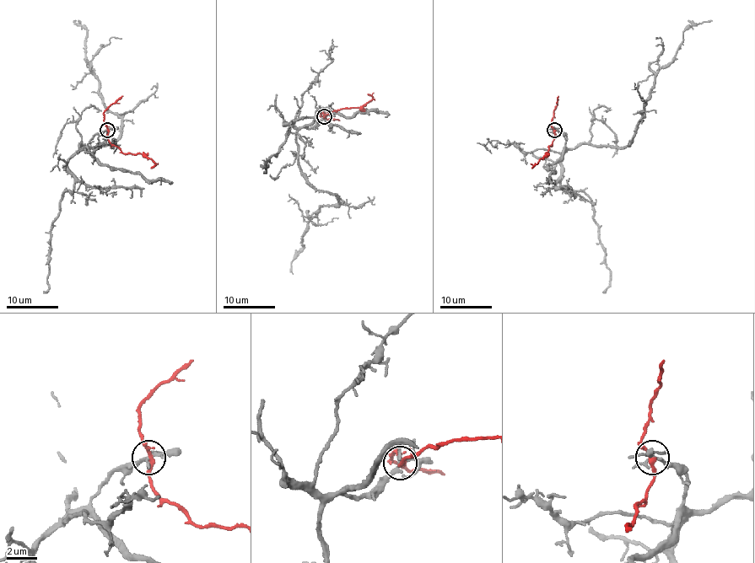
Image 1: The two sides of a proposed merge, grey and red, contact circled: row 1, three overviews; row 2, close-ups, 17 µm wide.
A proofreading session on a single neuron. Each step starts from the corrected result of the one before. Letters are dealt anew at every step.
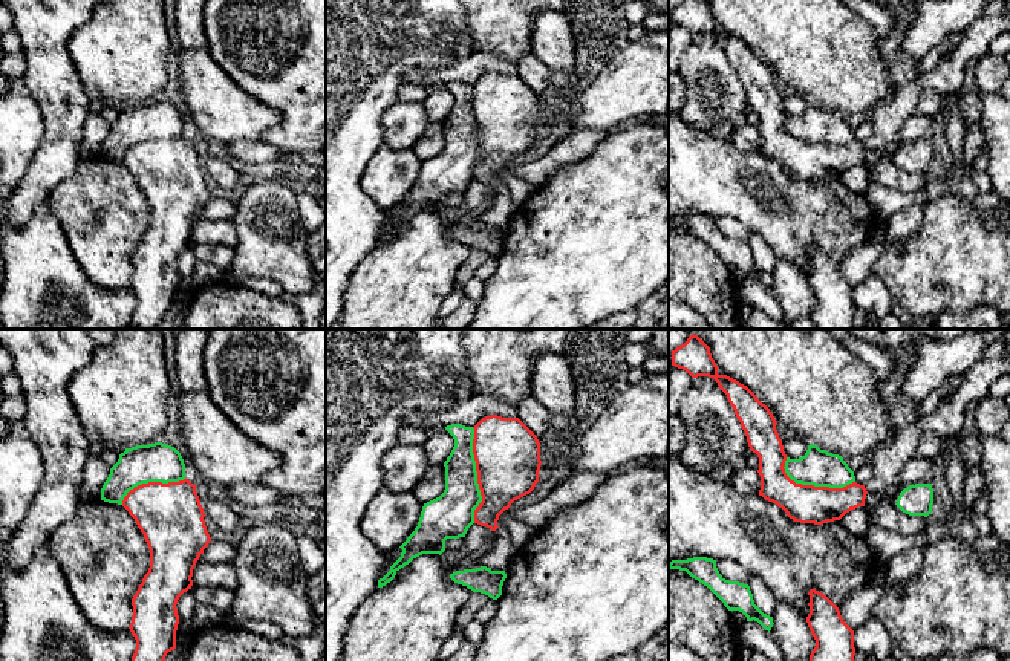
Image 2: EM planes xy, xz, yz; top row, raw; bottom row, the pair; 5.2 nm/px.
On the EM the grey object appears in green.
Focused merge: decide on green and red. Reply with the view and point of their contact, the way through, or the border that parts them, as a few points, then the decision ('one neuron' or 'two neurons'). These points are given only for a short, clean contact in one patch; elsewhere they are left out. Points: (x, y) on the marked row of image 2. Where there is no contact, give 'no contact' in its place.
meets green in xz at (476, 475); two neurons

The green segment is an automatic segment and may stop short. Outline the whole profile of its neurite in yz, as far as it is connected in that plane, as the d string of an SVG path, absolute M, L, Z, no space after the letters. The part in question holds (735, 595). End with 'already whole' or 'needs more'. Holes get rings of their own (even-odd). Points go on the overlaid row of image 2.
M693 557L687 560L669 562L670 569L686 571L692 578L707 586L728 611L739 611L747 621L758 621L765 630L771 630L773 617L764 614L753 600L748 584L725 580L718 568L716 560L707 557Z; already whole

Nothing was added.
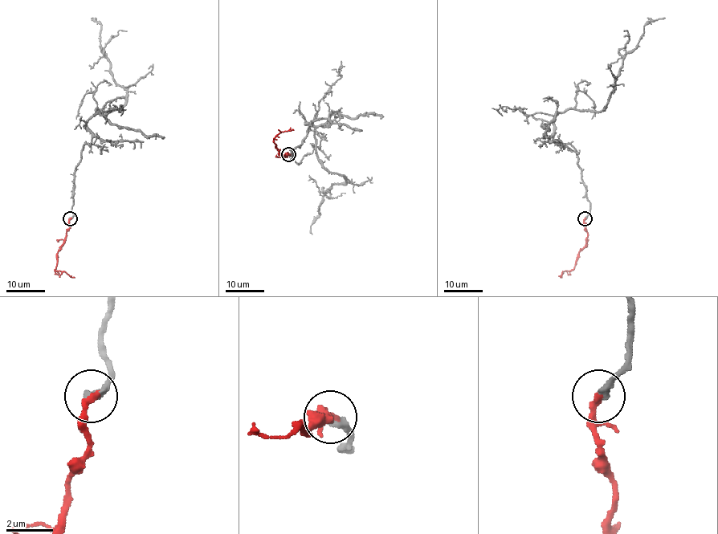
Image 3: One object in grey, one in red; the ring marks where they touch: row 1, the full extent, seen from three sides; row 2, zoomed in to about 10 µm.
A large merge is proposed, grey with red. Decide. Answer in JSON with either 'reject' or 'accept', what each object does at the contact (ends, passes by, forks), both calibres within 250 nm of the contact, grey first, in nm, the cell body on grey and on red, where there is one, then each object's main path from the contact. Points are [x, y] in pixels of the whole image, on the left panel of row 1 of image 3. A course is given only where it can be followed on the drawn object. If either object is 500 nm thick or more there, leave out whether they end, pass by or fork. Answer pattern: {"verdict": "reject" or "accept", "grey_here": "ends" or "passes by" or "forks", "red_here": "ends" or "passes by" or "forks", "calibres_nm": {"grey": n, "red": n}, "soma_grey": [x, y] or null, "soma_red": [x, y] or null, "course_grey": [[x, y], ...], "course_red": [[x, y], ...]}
{"verdict": "accept", "grey_here": "ends", "red_here": "ends", "calibres_nm": {"grey": 400, "red": 300}, "soma_grey": null, "soma_red": null, "course_grey": [[70, 218], [75, 167], [91, 140], [87, 122], [97, 108], [119, 108], [127, 91], [114, 80], [93, 18]], "course_red": [[70, 218], [69, 230], [58, 253], [55, 269], [75, 278]]}

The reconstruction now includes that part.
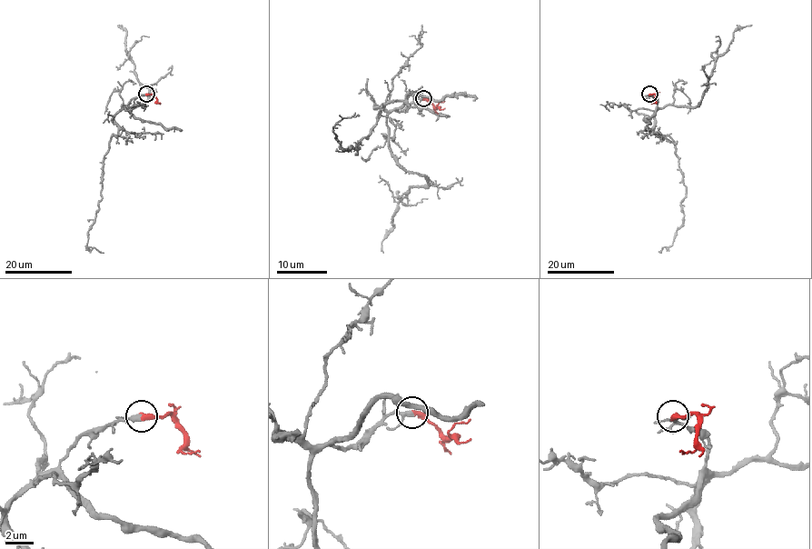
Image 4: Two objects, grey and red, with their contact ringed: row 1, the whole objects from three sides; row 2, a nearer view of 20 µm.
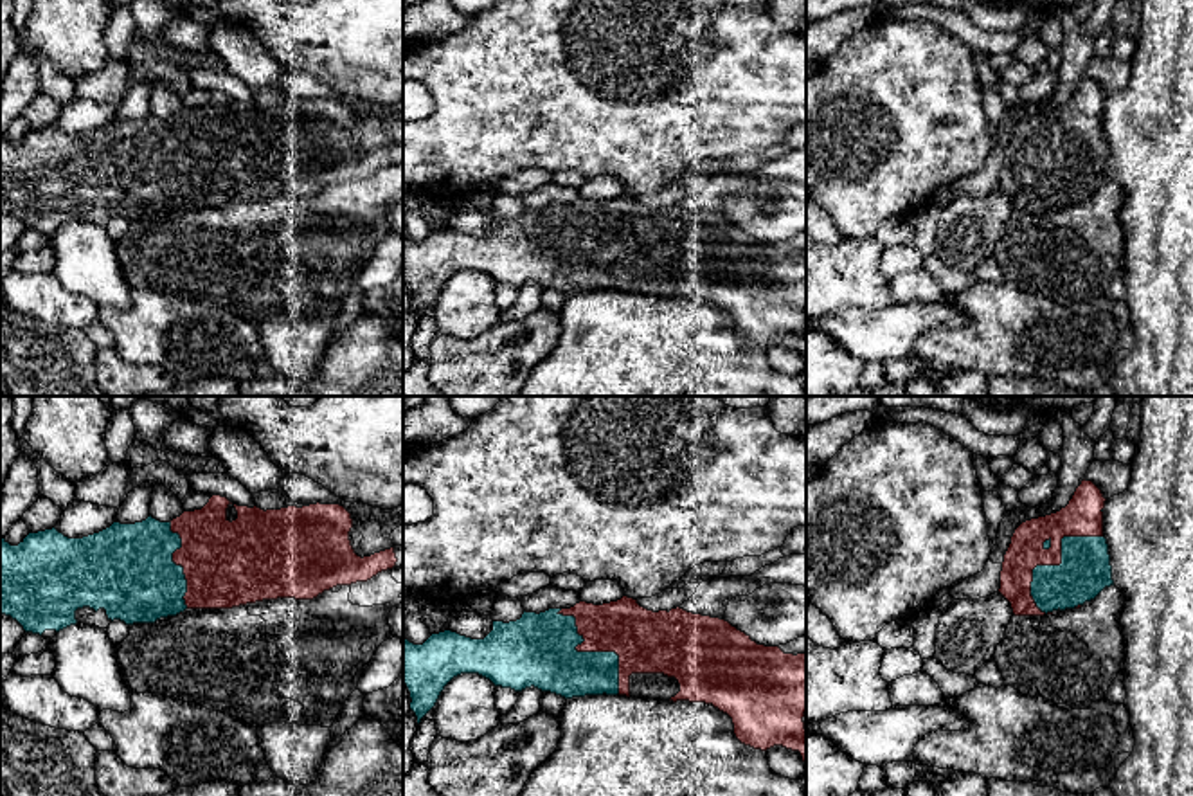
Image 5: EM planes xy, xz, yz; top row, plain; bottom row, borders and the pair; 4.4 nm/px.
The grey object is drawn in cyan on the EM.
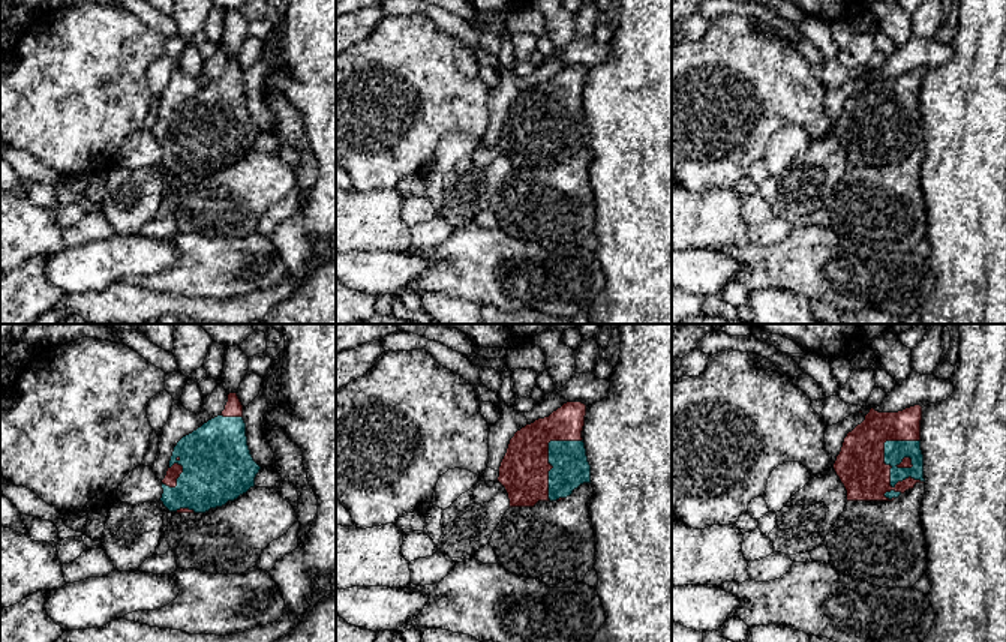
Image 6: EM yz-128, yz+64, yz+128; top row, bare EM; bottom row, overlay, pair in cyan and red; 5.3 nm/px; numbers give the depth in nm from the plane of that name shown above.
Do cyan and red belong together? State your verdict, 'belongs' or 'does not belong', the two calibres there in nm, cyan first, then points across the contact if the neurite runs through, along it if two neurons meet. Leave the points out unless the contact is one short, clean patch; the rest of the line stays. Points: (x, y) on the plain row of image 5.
belongs; 220 nm thick on the cyan side, 180 nm on the other

